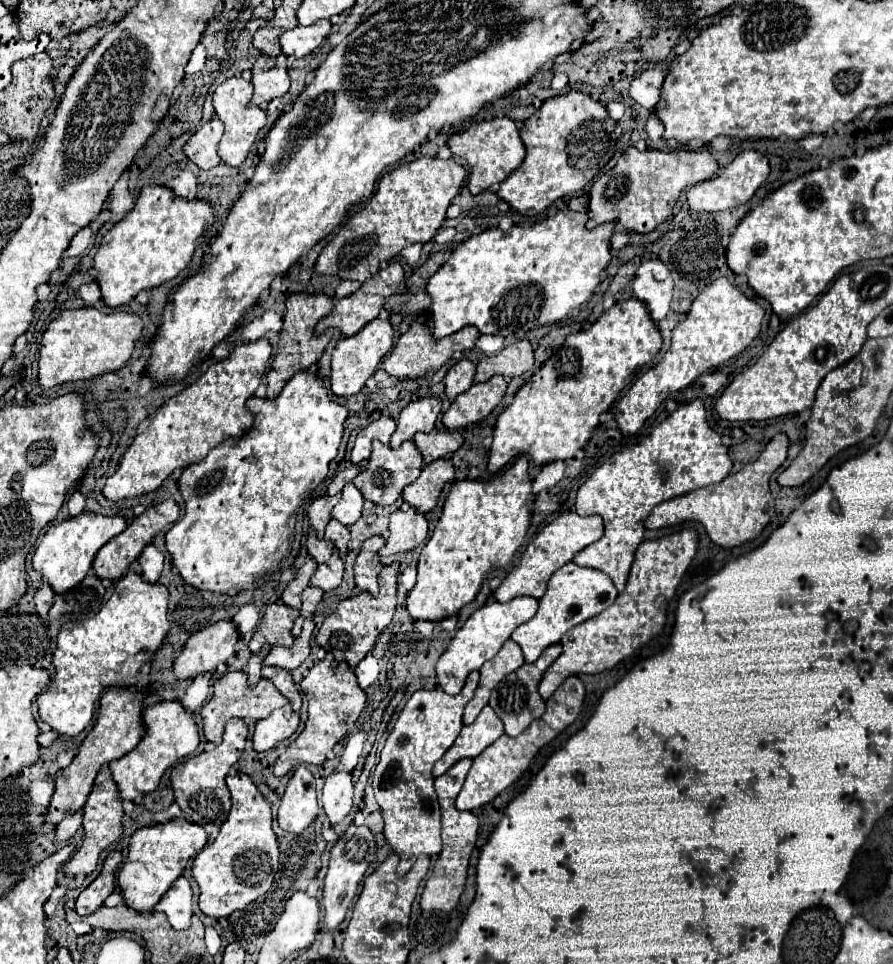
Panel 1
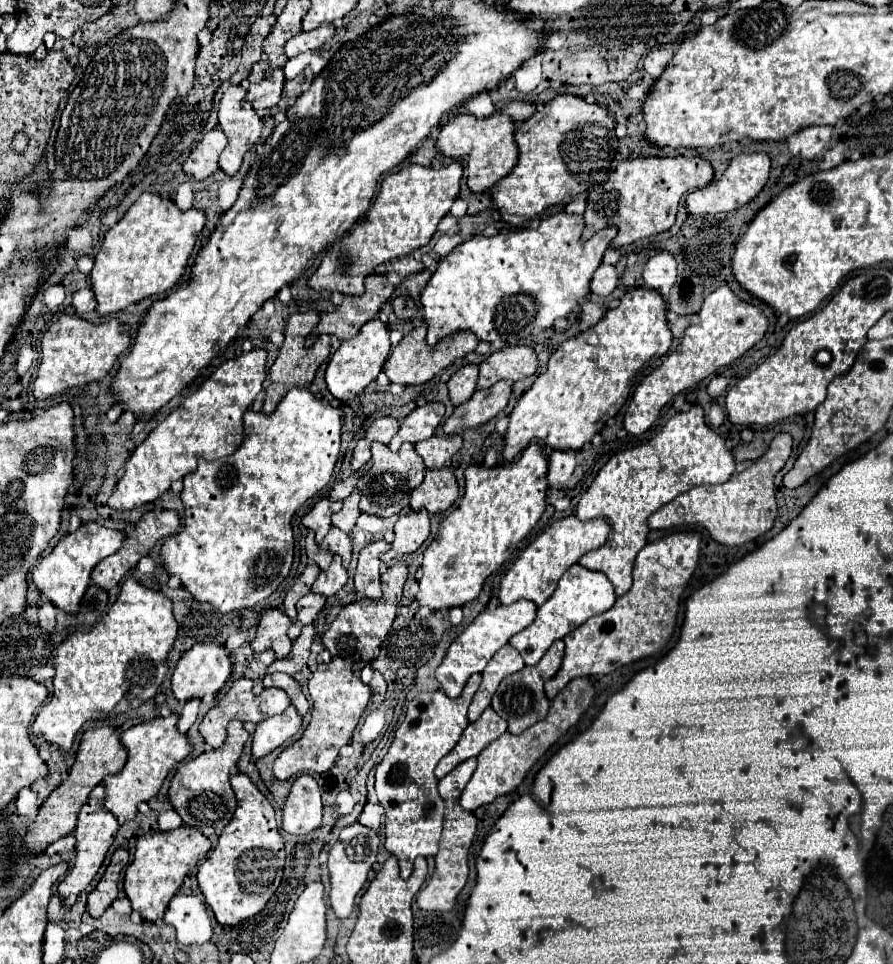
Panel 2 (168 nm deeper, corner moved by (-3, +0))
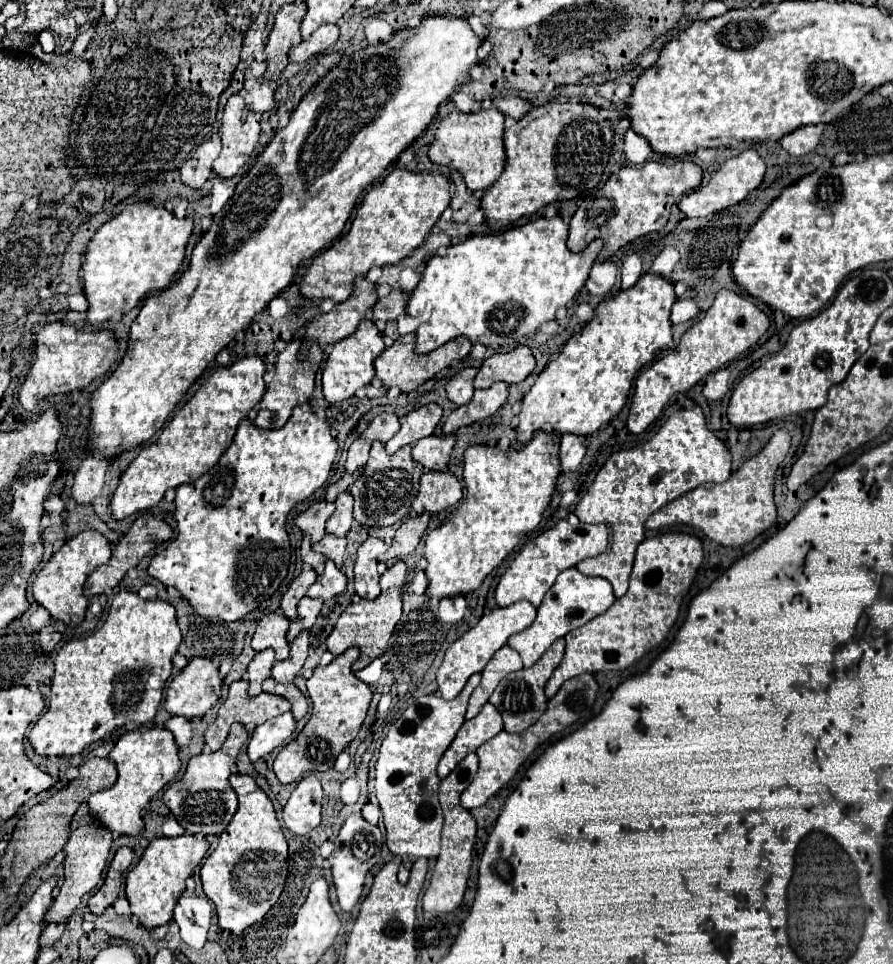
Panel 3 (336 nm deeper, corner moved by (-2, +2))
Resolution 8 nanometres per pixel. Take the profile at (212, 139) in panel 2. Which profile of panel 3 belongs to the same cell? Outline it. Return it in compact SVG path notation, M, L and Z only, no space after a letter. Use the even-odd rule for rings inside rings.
M214 135L208 141L204 141L194 151L194 155L184 163L184 167L180 169L182 183L186 183L188 187L194 187L194 189L202 187L208 181L210 173L212 173L212 163L220 155L220 147L222 145L220 145L220 137L218 135Z

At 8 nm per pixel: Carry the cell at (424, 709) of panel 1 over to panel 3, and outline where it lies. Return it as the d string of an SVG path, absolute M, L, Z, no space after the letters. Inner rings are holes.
M474 673L462 693L452 701L444 701L438 693L418 697L388 729L388 735L380 745L376 761L376 797L386 825L386 845L394 855L402 857L398 871L400 883L408 881L410 869L418 857L438 857L440 853L442 809L438 803L440 779L436 767L464 723L468 699L478 683L480 673Z

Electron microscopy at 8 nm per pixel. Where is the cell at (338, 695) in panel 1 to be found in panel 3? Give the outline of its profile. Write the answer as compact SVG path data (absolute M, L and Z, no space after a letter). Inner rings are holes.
M350 647L350 651L336 657L330 665L316 667L314 675L306 681L308 697L312 701L312 715L300 735L290 741L274 761L274 773L280 783L294 783L310 771L332 769L336 757L348 747L352 739L356 739L372 701L370 687L352 673L352 663L358 659L358 655L358 647Z

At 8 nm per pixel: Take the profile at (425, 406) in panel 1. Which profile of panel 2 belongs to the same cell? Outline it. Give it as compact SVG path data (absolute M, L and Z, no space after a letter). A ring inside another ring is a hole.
M431 401L431 403L425 403L423 407L413 409L401 421L401 427L399 427L397 435L391 439L389 447L393 451L397 451L401 447L401 443L405 443L405 441L419 443L423 439L429 439L435 433L437 425L441 423L443 415L445 415L445 405L439 401Z

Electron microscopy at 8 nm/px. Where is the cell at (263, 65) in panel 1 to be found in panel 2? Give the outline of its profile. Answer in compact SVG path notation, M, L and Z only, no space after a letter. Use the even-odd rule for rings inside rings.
M257 61L249 75L251 87L247 91L247 99L251 101L253 109L267 109L275 107L281 99L285 75L283 69L271 69L267 61Z

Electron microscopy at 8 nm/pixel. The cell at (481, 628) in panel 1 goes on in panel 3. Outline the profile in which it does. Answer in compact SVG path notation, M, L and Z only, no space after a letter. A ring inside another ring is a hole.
M516 601L510 607L504 609L494 609L488 615L484 615L476 627L472 627L470 631L466 631L462 637L458 637L446 651L444 661L436 673L436 681L438 681L438 693L442 695L442 699L450 701L454 699L466 685L468 677L472 673L480 673L486 663L492 659L492 655L506 645L508 637L514 633L524 631L532 621L536 619L536 607L532 603L526 601Z

